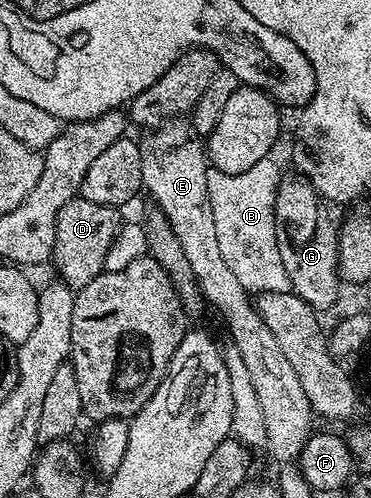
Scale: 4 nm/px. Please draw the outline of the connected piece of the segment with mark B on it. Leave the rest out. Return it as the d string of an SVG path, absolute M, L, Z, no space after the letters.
M272 156L263 158L255 167L239 175L220 173L210 168L207 191L211 195L211 215L215 215L215 236L219 239L219 255L231 267L235 279L250 294L290 292L287 270L279 259L275 227L275 201L283 170L273 162Z

